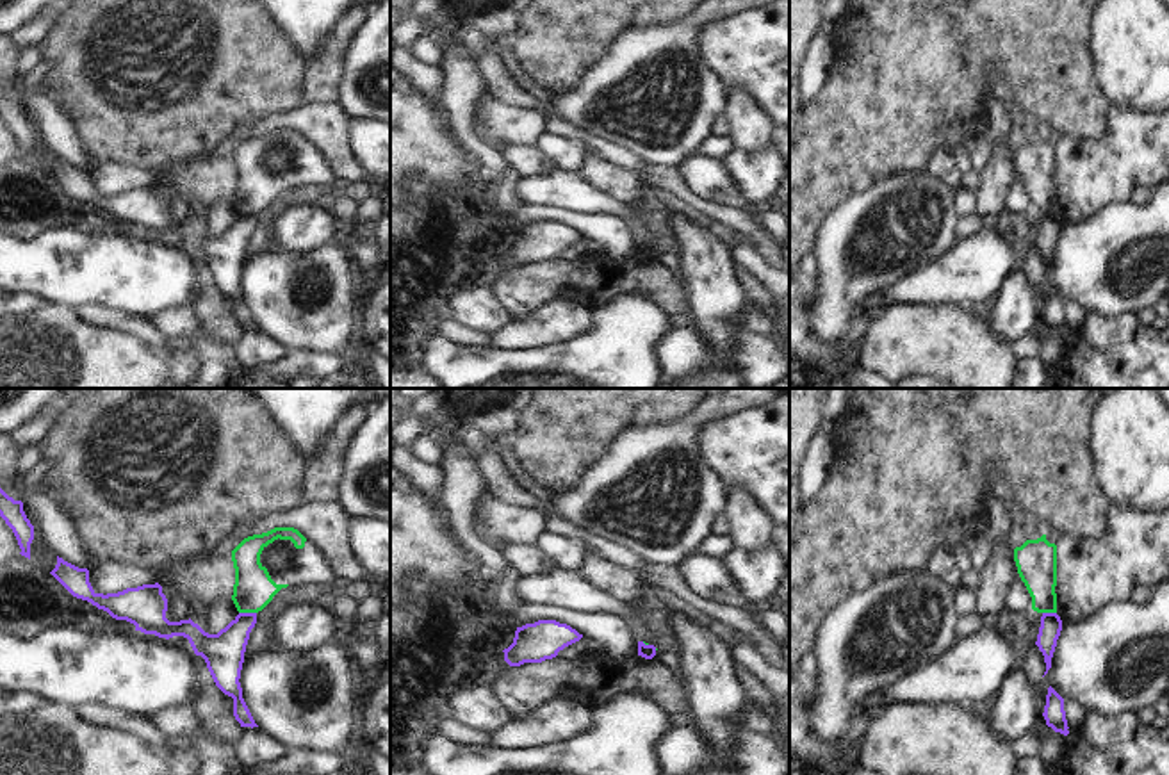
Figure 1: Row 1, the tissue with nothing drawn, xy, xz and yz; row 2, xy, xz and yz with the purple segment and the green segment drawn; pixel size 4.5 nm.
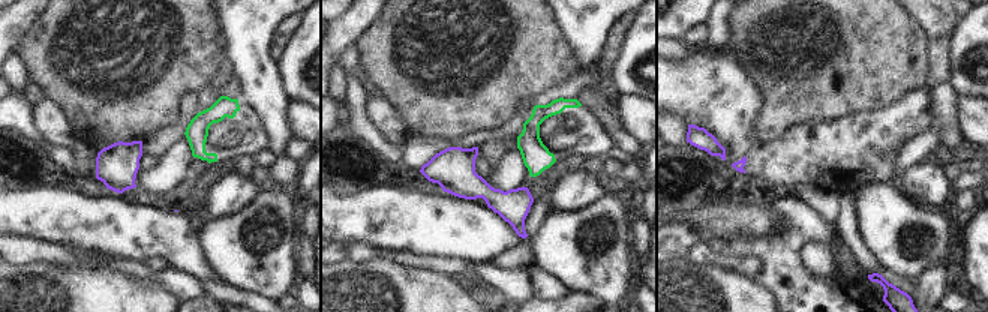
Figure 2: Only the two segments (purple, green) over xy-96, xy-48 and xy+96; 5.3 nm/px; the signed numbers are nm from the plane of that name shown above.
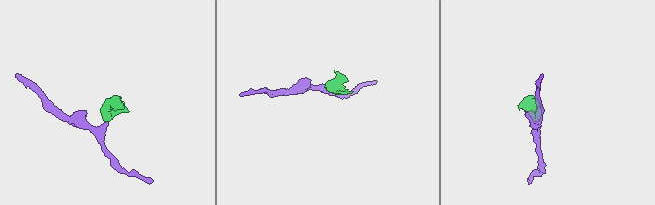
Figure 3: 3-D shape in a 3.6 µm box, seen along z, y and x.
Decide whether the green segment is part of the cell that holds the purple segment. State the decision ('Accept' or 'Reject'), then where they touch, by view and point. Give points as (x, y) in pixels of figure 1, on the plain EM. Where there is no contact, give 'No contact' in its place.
Reject. Touches purple at xy (248, 214).

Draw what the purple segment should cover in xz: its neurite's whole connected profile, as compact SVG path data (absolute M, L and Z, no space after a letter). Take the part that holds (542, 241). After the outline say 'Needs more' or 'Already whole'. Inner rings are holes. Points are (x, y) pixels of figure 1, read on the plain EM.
M538 221L517 228L513 244L504 249L504 262L510 267L520 267L524 264L542 264L552 260L565 248L579 242L583 235L567 224L556 221Z. Already whole.

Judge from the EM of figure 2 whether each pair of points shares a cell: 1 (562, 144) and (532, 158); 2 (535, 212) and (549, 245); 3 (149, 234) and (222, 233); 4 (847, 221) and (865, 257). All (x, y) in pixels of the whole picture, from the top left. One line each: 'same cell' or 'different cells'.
1: same cell
2: different cells
3: different cells
4: same cell

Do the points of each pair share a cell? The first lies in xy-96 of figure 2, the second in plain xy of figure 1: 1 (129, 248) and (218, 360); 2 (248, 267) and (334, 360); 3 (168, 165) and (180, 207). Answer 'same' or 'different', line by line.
1: different
2: different
3: different

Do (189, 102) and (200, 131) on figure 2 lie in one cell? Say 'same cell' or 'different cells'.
different cells

